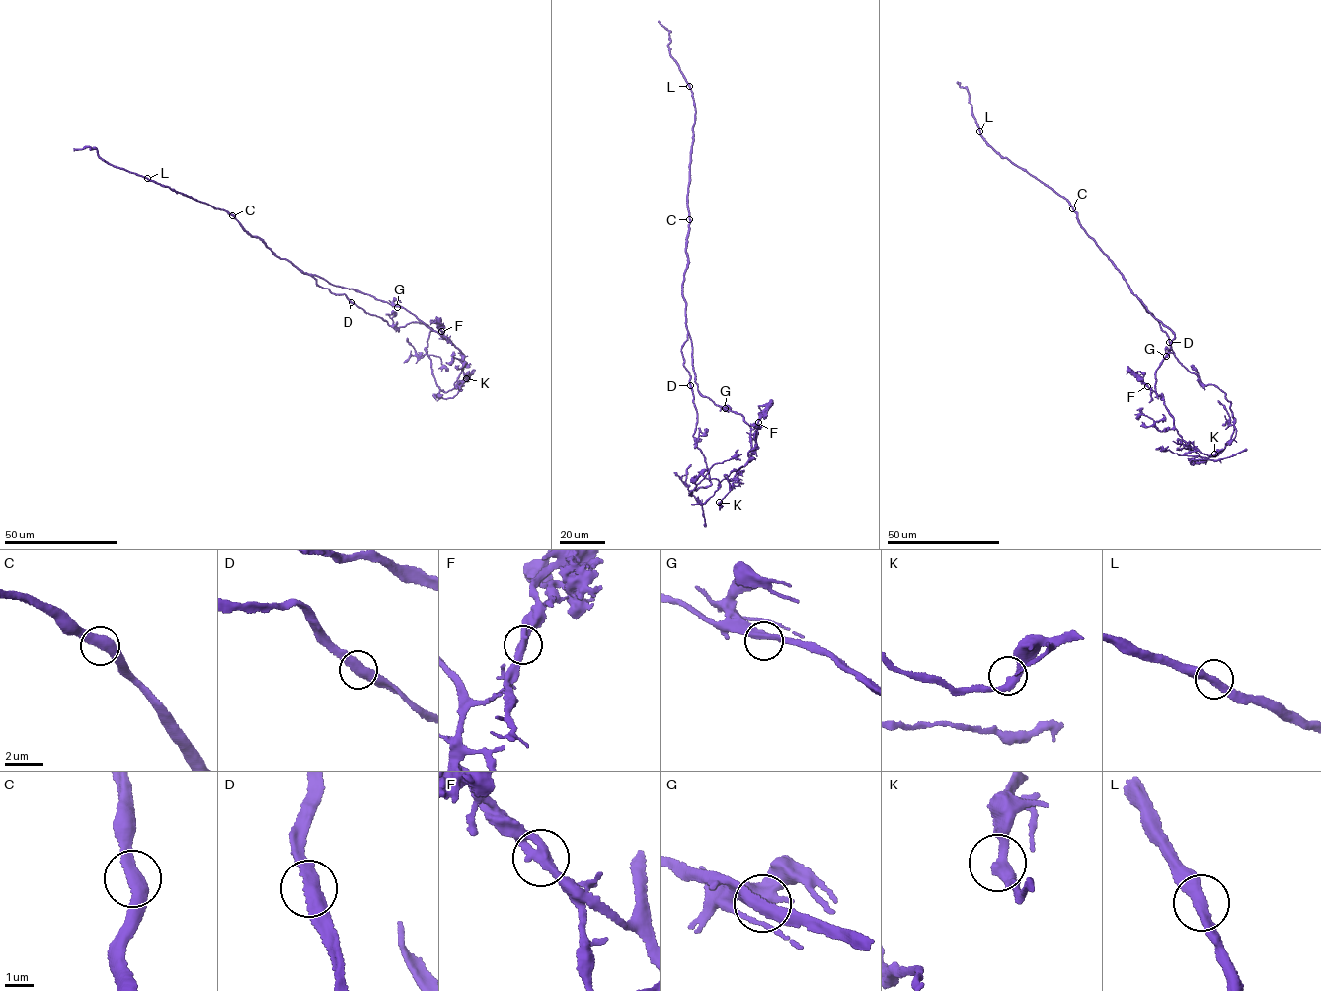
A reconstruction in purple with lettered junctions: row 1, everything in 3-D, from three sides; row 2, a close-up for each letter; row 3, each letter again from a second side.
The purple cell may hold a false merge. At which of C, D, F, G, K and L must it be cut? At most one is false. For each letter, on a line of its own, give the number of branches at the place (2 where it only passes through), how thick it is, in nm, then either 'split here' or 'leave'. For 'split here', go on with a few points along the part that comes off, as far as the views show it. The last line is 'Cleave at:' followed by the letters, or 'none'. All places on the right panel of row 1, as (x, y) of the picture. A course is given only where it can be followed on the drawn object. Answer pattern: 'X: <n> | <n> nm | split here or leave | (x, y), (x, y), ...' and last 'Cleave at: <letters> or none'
C: 2 | 420 nm | leave
D: 2 | 400 nm | leave
F: 2 | 360 nm | split here | (1147, 386), (1141, 372), (1130, 371)
G: 2 | 360 nm | leave
K: 2 | 360 nm | leave
L: 2 | 380 nm | leave
Cleave at: F

